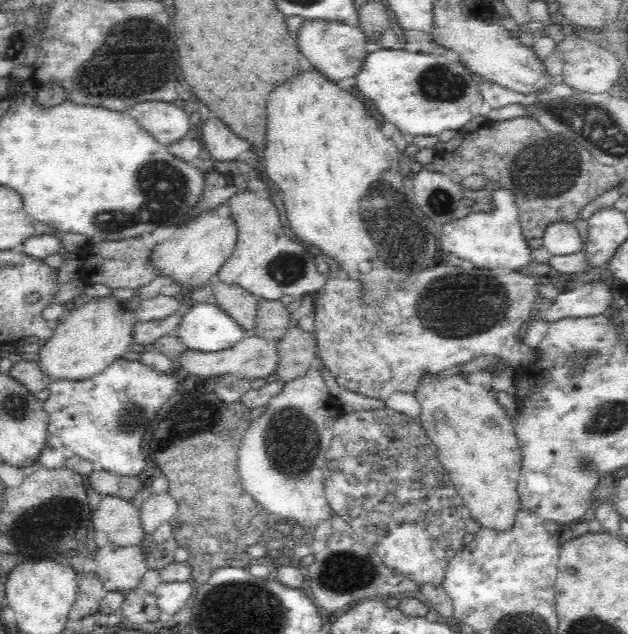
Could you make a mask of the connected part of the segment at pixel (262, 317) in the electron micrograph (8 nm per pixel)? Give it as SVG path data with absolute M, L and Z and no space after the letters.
M258 300L252 333L268 342L276 343L286 336L291 314L281 301Z

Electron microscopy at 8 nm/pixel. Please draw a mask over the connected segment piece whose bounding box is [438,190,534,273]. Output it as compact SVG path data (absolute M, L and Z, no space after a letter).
M498 190L494 194L494 210L490 212L474 209L463 218L448 222L441 228L438 235L440 247L443 252L451 252L472 262L476 268L486 270L505 269L512 273L519 273L528 265L533 265L532 248L528 245L528 239L524 236L520 224L519 210L514 206L514 196L508 190Z

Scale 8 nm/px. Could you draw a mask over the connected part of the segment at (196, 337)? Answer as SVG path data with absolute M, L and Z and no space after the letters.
M200 304L194 306L190 313L184 316L181 328L177 331L177 335L182 338L182 341L190 350L202 352L218 352L226 348L232 347L249 335L249 332L238 324L234 317L231 317L224 310L221 310L217 305Z

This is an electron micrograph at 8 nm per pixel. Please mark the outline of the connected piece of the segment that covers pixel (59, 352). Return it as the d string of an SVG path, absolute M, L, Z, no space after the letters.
M116 294L100 296L100 298L90 298L89 302L84 302L82 306L74 308L68 316L60 319L58 327L53 336L40 349L40 363L44 365L46 371L52 373L56 379L76 379L82 380L94 373L106 368L113 359L119 359L126 352L130 351L130 346L137 340L138 309L131 310L129 301L120 300Z

